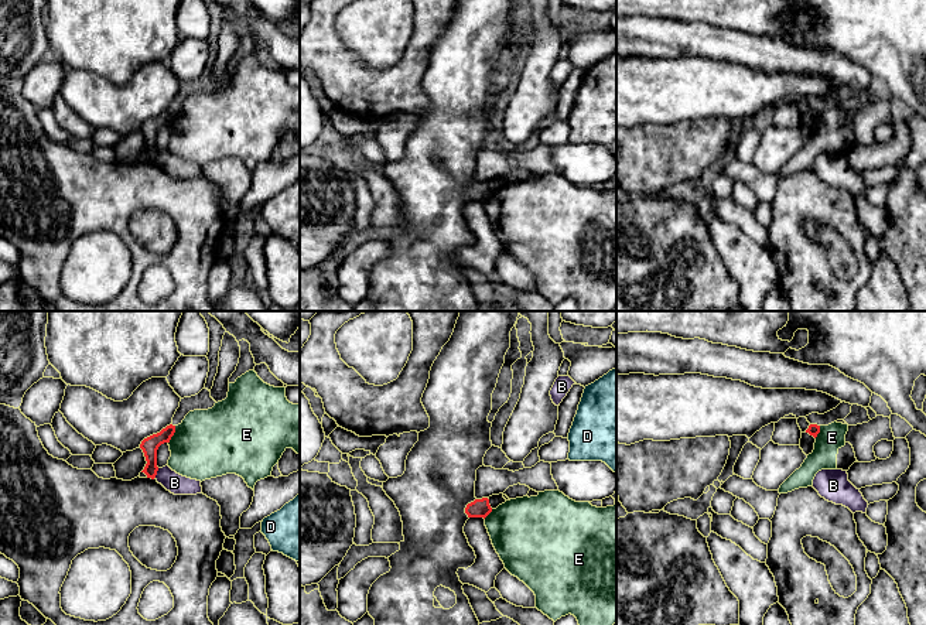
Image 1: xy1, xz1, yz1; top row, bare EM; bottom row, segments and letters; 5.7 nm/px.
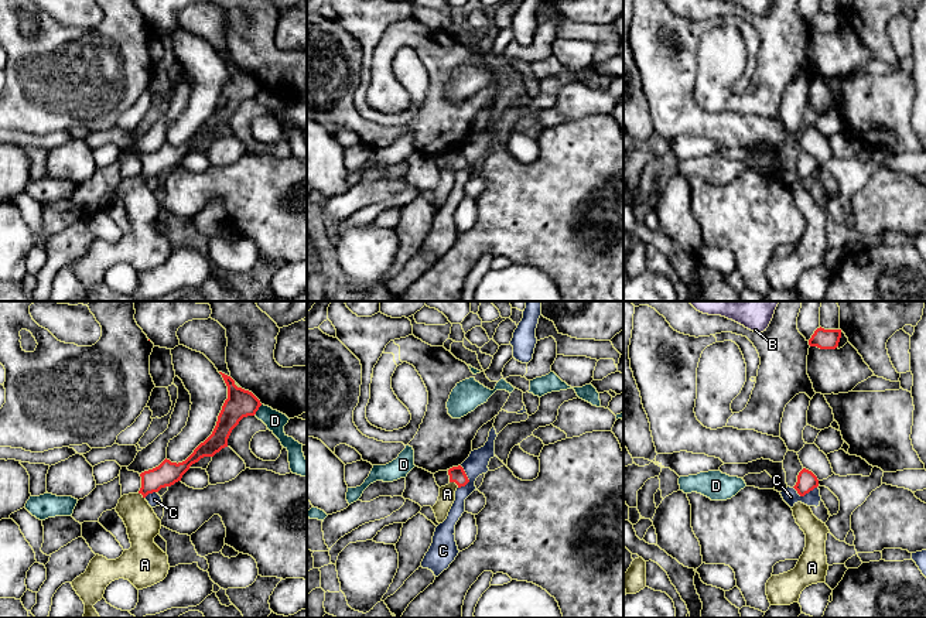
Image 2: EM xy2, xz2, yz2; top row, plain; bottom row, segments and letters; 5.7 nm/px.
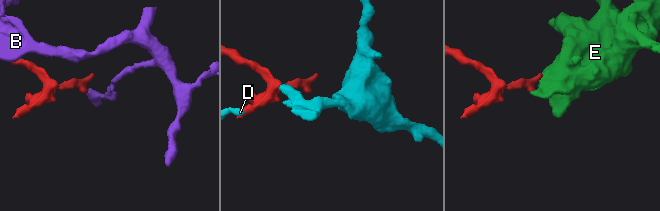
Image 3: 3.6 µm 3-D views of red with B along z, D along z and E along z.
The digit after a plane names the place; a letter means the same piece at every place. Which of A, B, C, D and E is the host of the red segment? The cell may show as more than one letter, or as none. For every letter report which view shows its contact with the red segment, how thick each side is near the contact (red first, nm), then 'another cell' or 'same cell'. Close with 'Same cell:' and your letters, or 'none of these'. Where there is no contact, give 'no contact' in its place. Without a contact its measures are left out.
A: meets red in xz2; 90 nm thick on the red side, 100 nm on the other; same cell
B: meets red in xy1; 90 nm thick on the red side, 120 nm on the other; another cell
C: meets red in xz2; 90 nm thick on the red side, 130 nm on the other; another cell
D: meets red in xy2; 160 nm thick on the red side, 120 nm on the other; another cell
E: meets red in xy1; 90 nm thick on the red side, 380 nm on the other; another cell
Same cell: A

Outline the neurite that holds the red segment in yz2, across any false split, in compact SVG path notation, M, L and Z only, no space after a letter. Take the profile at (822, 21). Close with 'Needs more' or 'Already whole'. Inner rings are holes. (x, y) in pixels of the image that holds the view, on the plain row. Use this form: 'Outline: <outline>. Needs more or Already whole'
Outline: M817 11L811 21L809 23L810 30L817 30L820 33L836 33L841 21L841 13L824 13Z. Already whole

